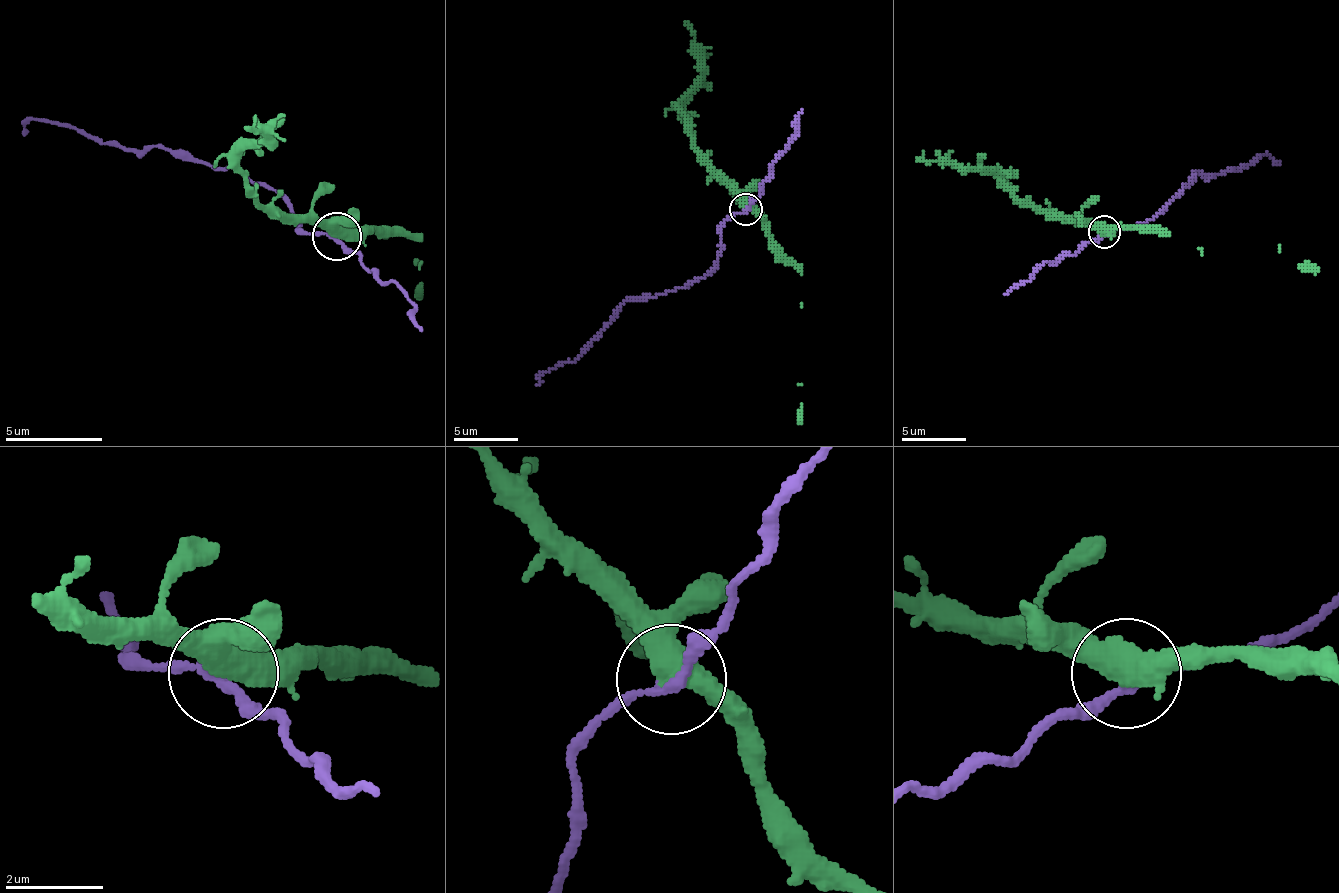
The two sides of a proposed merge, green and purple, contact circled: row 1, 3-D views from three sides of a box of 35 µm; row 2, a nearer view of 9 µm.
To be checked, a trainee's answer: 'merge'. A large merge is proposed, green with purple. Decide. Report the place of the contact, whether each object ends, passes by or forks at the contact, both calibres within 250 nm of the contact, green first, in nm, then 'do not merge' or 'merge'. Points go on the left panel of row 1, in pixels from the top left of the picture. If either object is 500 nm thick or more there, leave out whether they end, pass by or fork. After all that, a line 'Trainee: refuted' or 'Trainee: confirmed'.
(336, 236) | 500/190 nm | do not merge
Trainee: refuted

